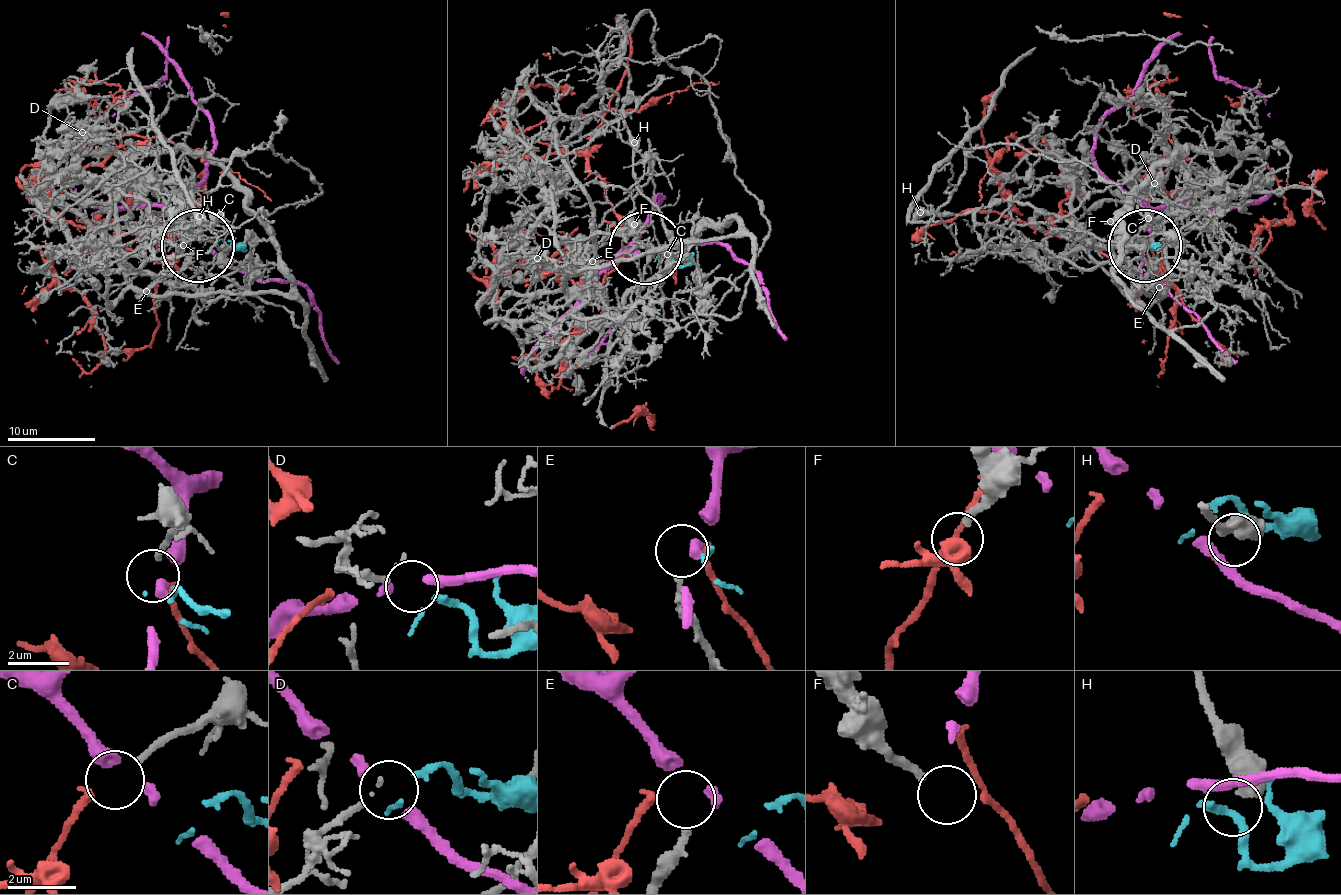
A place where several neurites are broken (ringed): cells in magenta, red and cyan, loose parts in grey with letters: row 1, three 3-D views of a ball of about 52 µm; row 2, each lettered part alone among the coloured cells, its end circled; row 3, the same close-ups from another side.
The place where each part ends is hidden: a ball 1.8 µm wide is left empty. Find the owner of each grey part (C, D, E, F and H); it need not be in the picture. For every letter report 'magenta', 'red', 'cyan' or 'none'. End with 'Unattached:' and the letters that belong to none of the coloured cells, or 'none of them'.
C: red
D: cyan
E: none
F: none
H: none
Unattached: E, F, H

